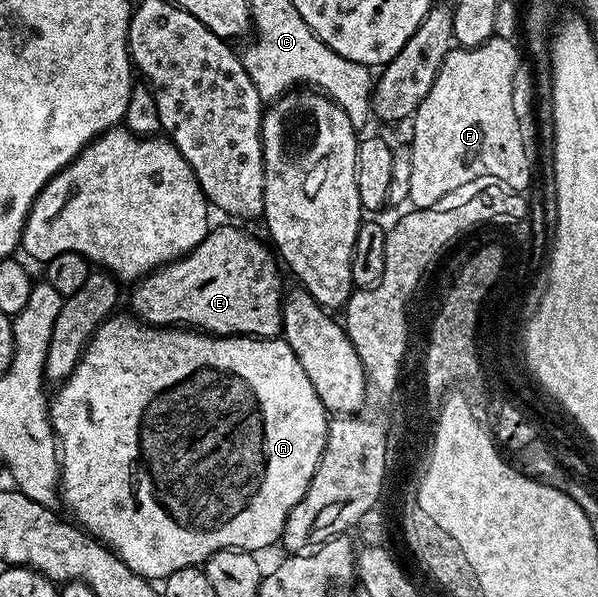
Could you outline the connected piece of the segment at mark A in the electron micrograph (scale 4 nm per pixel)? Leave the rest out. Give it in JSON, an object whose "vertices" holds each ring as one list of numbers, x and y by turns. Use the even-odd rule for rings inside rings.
{"vertices":[[109,315,105,317,104,321,96,326,96,332,88,338,88,343,85,345,83,353,80,354,80,361,72,369,72,374,69,377,63,378,61,385,64,386,57,391,56,398,52,401,52,406,49,409,47,406,46,409,46,417,48,413,49,419,52,420,52,429,56,432,57,439,64,444,64,462,59,462,58,473,62,481,64,477,64,505,73,513,71,516,74,518,75,524,107,545,119,557,122,563,126,563,126,567,130,567,130,571,134,571,139,577,147,577,149,579,163,579,169,577,171,573,179,569,203,566,210,555,214,555,223,549,261,551,260,549,274,544,275,541,277,544,283,538,284,524,290,515,290,511,308,494,308,485,312,482,312,477,316,474,317,469,320,468,320,457,324,454,325,447,328,446,330,414,325,409,322,399,318,395,318,391,314,391,314,383,310,381,306,375,306,371,302,369,302,363,298,361,298,355,288,346,287,341,277,339,276,337,213,335,207,331,197,331,192,327,161,327,151,323,145,323,135,316,133,316,134,318,116,316]]}

